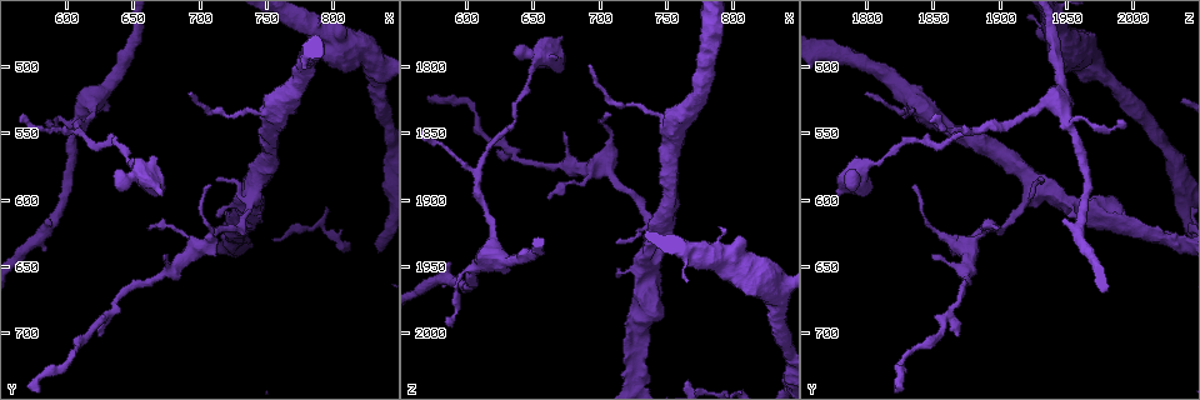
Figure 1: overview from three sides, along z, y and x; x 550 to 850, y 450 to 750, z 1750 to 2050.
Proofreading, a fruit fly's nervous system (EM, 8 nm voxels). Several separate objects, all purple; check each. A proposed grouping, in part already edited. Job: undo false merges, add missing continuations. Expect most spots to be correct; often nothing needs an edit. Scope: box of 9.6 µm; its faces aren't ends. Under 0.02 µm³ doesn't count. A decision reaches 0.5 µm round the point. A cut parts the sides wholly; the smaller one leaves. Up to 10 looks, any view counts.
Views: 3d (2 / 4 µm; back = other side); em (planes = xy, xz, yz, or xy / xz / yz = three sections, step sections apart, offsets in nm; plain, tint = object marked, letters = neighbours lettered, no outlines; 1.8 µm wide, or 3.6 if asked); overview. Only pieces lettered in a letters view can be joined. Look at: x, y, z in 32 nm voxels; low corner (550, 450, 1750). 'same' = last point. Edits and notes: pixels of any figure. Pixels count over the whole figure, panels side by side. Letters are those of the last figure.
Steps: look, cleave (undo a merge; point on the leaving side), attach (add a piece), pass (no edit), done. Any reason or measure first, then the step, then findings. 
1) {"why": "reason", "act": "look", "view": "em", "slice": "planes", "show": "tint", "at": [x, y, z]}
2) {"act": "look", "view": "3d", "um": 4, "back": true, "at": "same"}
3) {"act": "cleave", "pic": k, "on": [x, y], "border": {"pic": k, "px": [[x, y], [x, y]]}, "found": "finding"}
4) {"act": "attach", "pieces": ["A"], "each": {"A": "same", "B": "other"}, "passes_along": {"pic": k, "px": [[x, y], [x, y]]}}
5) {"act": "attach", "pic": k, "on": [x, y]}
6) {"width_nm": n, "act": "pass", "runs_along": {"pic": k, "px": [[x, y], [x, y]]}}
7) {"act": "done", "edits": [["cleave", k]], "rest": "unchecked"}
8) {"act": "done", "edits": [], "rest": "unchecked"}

{"why": "sudden change in width", "act": "look", "view": "3d", "um": 4, "at": [834, 506, 1976]}

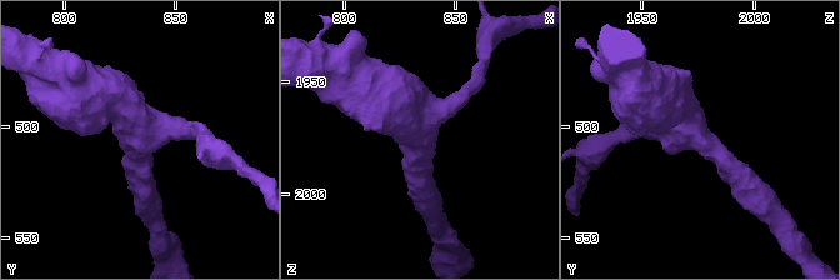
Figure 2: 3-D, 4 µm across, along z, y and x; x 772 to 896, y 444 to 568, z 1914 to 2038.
{"why": "now the EM", "act": "look", "view": "em", "um": 3.6, "slice": "planes", "show": "tint", "at": [835, 505, 1977]}

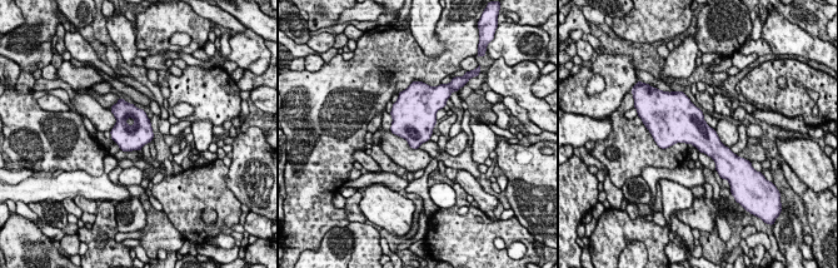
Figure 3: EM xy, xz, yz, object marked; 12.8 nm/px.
{"why": "what lies round it", "act": "look", "view": "em", "um": 3.6, "slice": "planes", "show": "letters", "at": "same"}

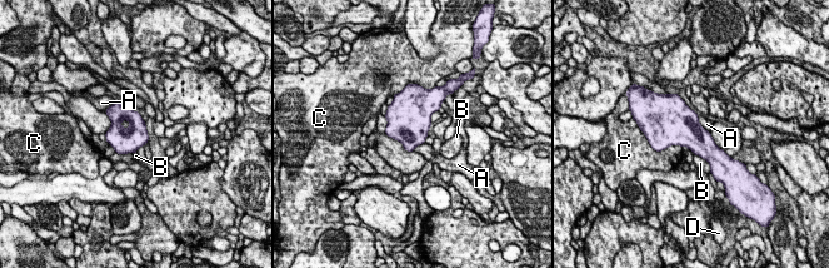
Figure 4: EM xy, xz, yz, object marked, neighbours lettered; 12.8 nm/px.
{"act": "pass", "each": {"A": "other", "B": "other", "C": "other", "D": "other"}, "border": {"pic": 4, "px": [[698, 115], [698, 122], [709, 133]]}, "found": "all the same neuron"}

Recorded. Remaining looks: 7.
{"why": "thick turns thin", "act": "look", "view": "em", "um": 3.6, "slice": "yz", "step": 16, "show": "plain", "at": [794, 474, 1942]}

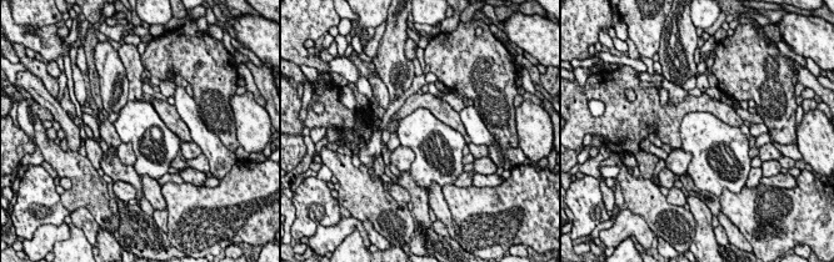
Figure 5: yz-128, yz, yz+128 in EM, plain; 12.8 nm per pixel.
{"act": "look", "view": "em", "um": 3.6, "slice": "yz", "step": 16, "show": "letters", "at": "same"}

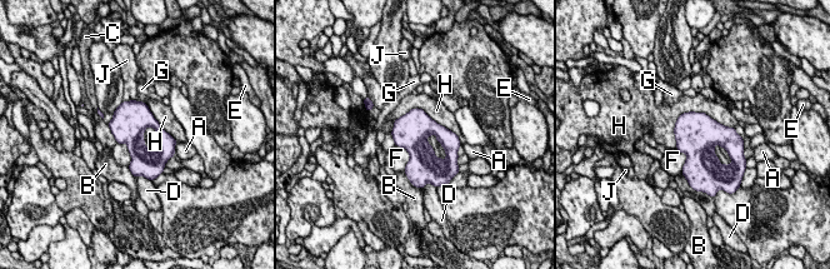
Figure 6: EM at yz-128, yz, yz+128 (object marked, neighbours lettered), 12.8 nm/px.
{"act": "pass", "each": {"A": "other", "B": "other", "C": "other", "D": "other", "E": "other", "F": "other", "G": "other", "H": "other", "J": "other"}, "border": {"pic": 6, "px": [[116, 142], [126, 145], [129, 165]]}, "found": "continuous, no second neuron"}

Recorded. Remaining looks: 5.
{"why": "thin end", "act": "look", "view": "3d", "um": 4, "at": [586, 542, 1996]}

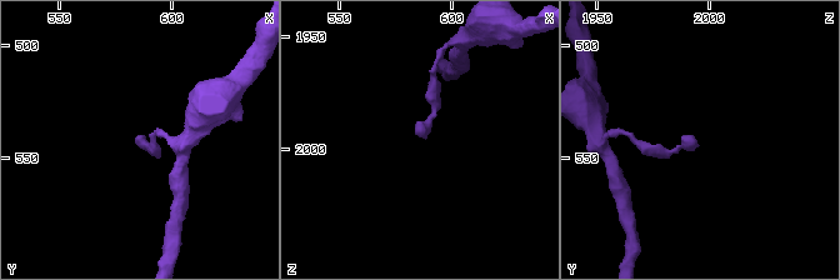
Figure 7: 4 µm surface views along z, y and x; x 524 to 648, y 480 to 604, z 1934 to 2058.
{"act": "look", "view": "em", "slice": "planes", "show": "plain", "at": [588, 543, 1996]}

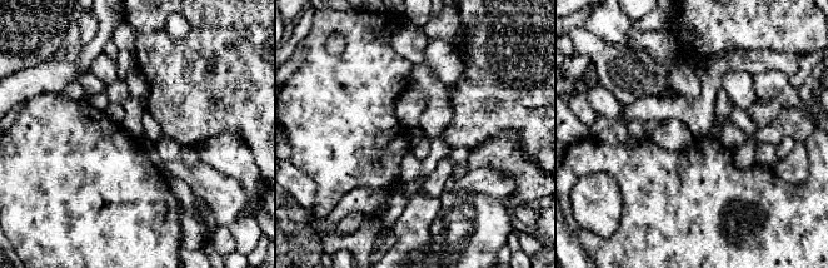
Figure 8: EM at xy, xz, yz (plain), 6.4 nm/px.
{"act": "look", "view": "em", "slice": "planes", "show": "letters", "at": "same"}

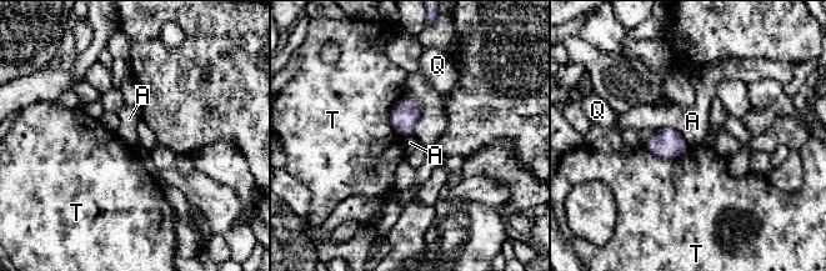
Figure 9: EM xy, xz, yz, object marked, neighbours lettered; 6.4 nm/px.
{"act": "pass", "each": {"A": "other", "Q": "other", "T": "other"}, "border": {"pic": 9, "px": [[657, 130], [675, 128], [689, 145]]}, "found": "no lettered piece goes on from it"}

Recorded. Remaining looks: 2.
{"act": "look", "view": "em", "slice": "planes", "show": "plain", "at": [740, 594, 1930]}

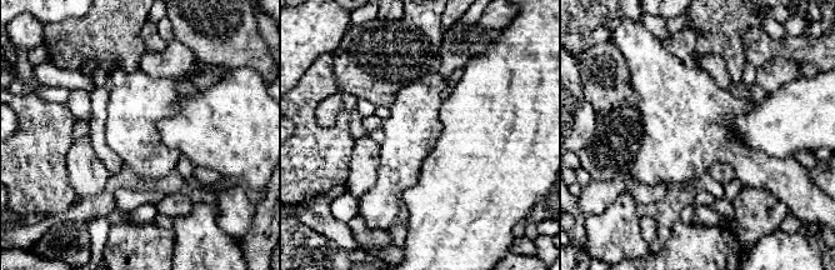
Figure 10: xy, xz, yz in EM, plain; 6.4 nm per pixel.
{"act": "look", "view": "em", "slice": "planes", "show": "letters", "at": "same"}

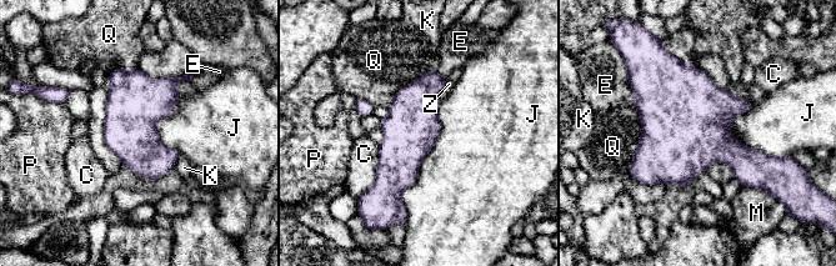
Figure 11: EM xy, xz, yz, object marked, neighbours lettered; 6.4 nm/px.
{"longest_contact_nm": ["J", 800], "act": "pass", "each": {"C": "other", "E": "other", "J": "other", "K": "other", "M": "other", "P": "other", "Q": "other", "Z": "other"}, "border": {"pic": 11, "px": [[441, 101], [405, 221]]}, "found": "continuous, no second neuron"}

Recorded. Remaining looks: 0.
{"act": "done", "edits": [], "rest": "unchecked"}

